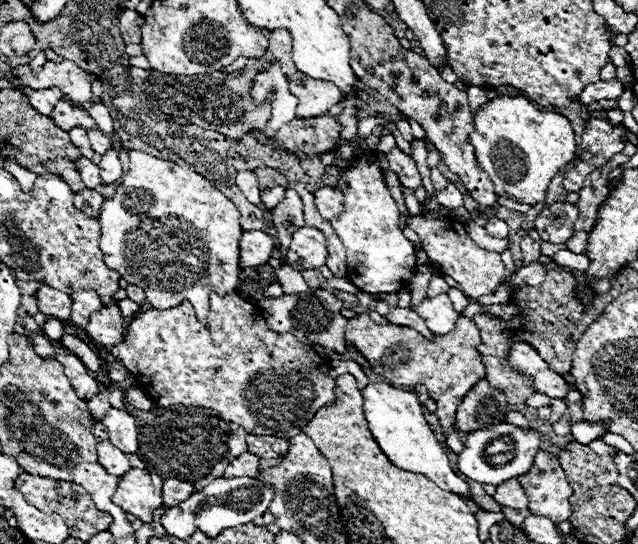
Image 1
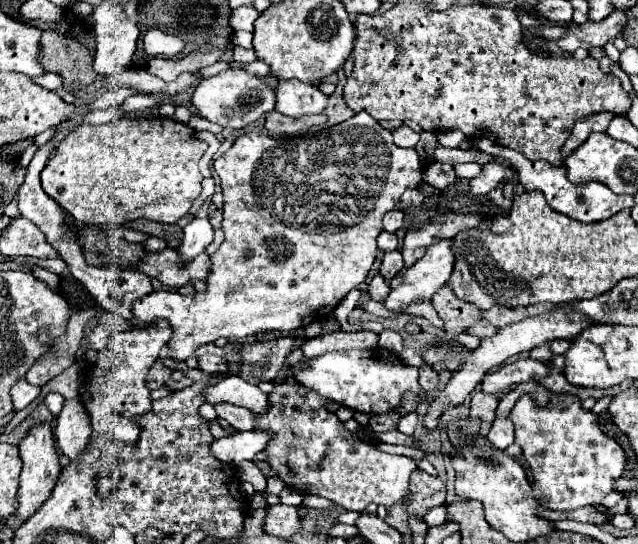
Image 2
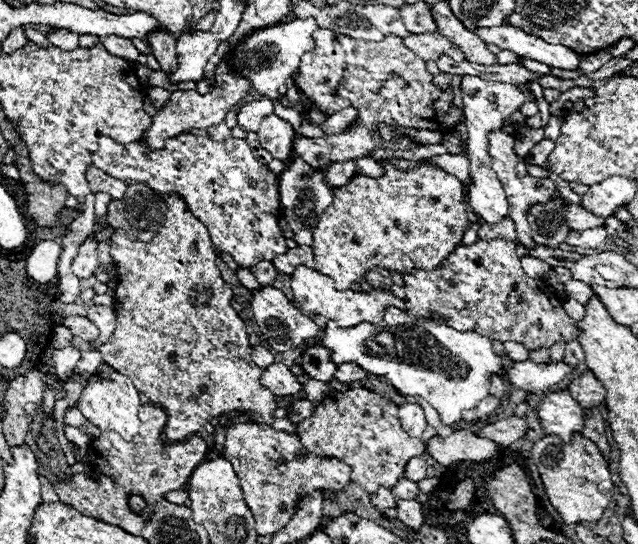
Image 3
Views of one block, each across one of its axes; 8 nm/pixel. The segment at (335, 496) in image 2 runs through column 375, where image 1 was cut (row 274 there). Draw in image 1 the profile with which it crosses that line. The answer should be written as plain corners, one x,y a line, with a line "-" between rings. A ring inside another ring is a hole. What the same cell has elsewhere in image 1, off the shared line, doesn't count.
412,216
408,220
408,228
418,234
420,242
422,242
422,250
428,254
428,260
438,264
442,274
452,276
460,284
460,290
468,298
476,300
480,296
492,294
494,288
500,284
502,274
504,274
504,264
500,260
500,254
480,248
470,238
470,234
464,230
462,222
458,222
454,216
444,216
440,220
428,220
424,216

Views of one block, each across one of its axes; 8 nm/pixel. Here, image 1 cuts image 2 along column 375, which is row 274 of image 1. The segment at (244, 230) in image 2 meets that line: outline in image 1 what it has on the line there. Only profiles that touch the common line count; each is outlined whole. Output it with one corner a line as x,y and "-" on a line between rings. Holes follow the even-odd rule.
130,150
128,154
130,154
130,170
128,170
128,174
124,176
124,180
120,182
120,186
116,188
114,198
106,200
106,202
102,204
102,212
100,212
100,226
102,226
100,248
102,248
104,262
106,262
108,268
116,270
128,284
134,284
134,286
142,288
144,294
146,294
146,302
152,304
152,308
156,308
156,310
168,310
168,308
174,308
174,306
182,304
184,300
188,300
188,302
194,306
198,318
206,324
206,318
208,318
208,312
210,312
210,302
208,302
208,300
210,300
210,294
212,294
212,292
216,292
216,294
220,294
220,296
226,296
226,294
238,292
238,286
240,286
242,282
246,282
246,280
248,280
248,282
258,282
258,274
260,274
258,268
246,268
246,270
240,268
240,238
242,238
240,212
238,212
238,208
236,208
218,188
212,186
212,182
208,182
204,176
200,176
200,174
194,172
192,168
188,168
188,166
178,166
178,164
174,164
174,162
170,162
170,160
160,160
160,158
156,158
156,156
152,156
152,154
146,154
146,152
142,152
142,150

